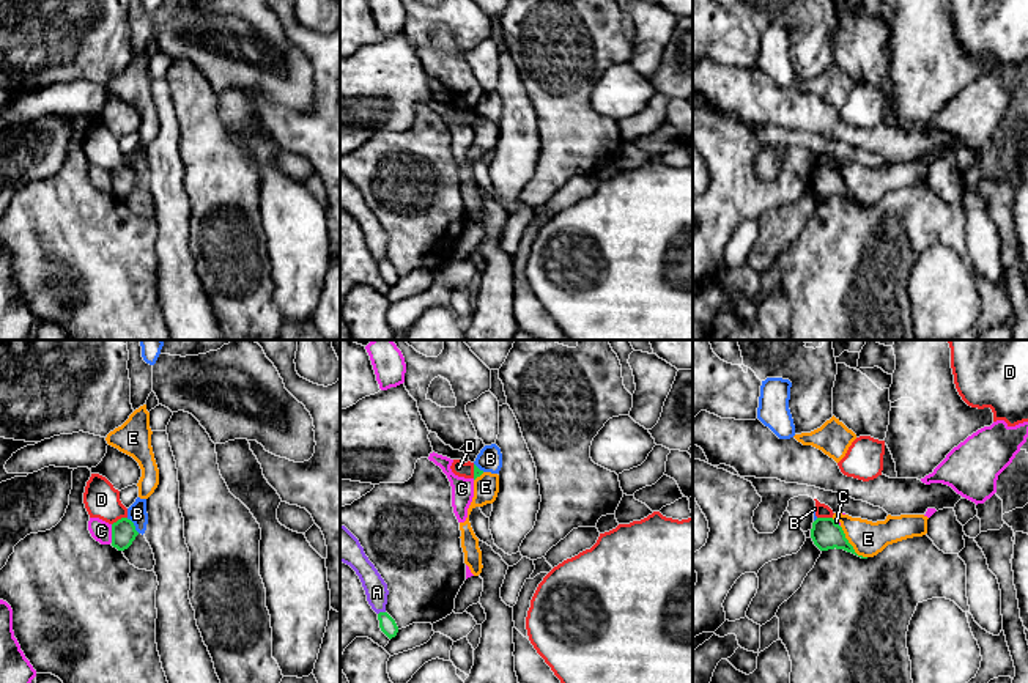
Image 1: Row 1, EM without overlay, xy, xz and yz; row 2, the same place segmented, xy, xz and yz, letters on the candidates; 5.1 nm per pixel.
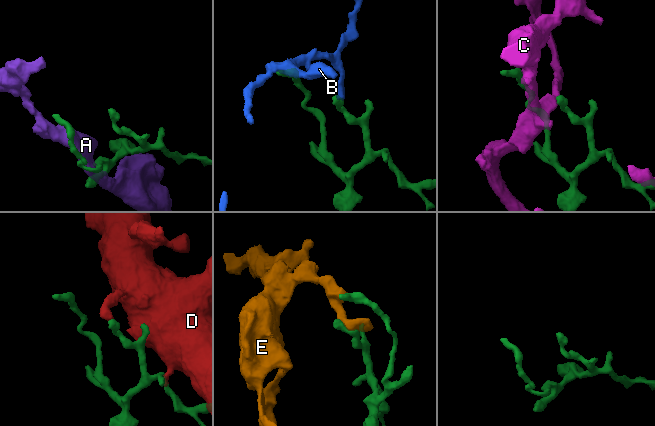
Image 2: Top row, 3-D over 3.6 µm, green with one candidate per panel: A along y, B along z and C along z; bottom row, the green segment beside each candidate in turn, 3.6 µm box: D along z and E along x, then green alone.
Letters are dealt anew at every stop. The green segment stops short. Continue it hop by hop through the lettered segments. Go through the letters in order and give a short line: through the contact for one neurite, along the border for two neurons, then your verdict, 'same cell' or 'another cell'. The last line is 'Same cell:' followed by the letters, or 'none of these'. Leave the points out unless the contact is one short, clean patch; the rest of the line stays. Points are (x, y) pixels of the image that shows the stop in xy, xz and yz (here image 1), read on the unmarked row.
A: another cell
B: line xy (126, 166), (139, 180); another cell
C: line xy (110, 172), (112, 189); another cell
D: another cell
E: line yz (839, 173), (852, 195), (866, 205); another cell
Same cell: none of these

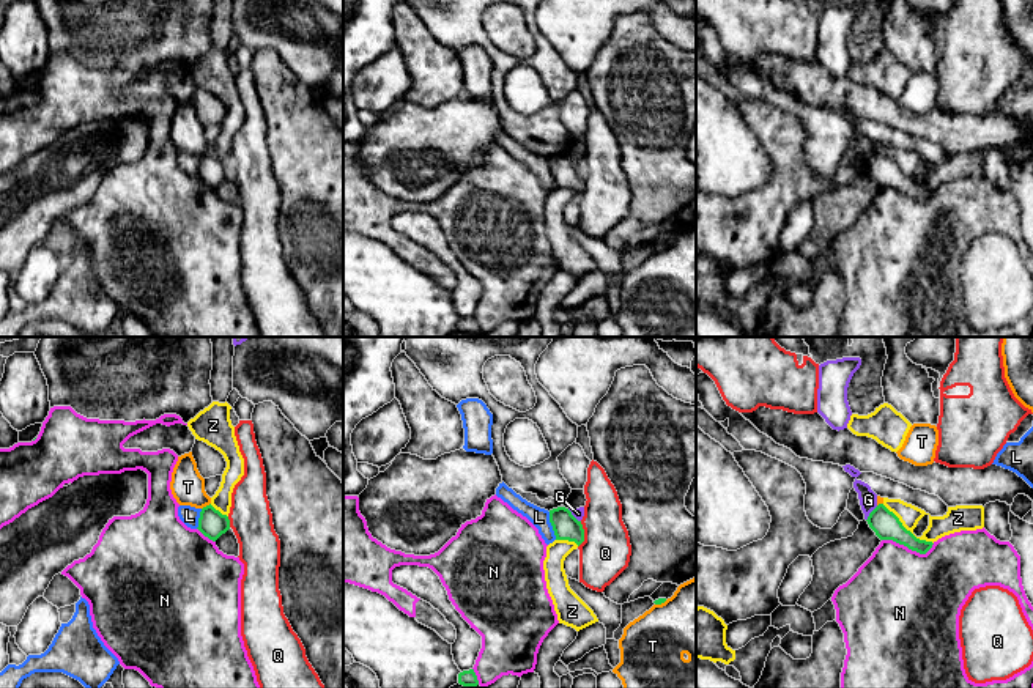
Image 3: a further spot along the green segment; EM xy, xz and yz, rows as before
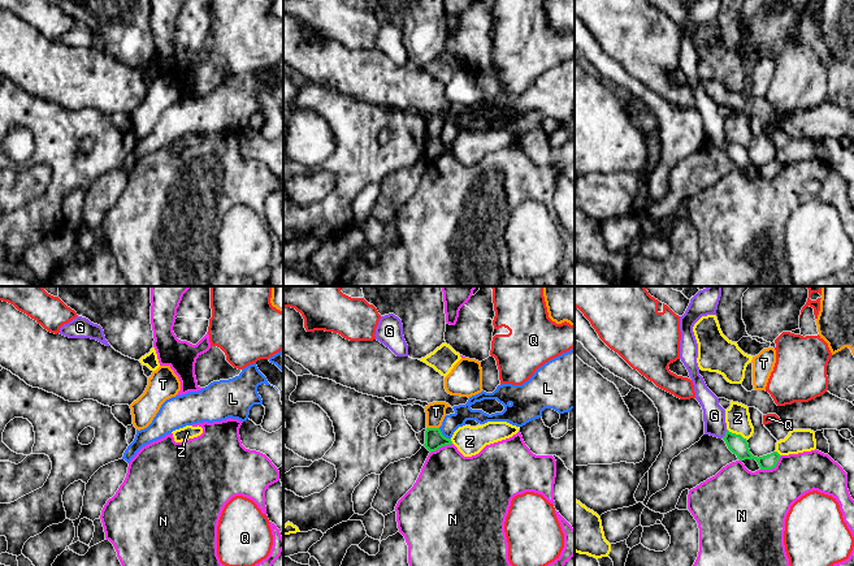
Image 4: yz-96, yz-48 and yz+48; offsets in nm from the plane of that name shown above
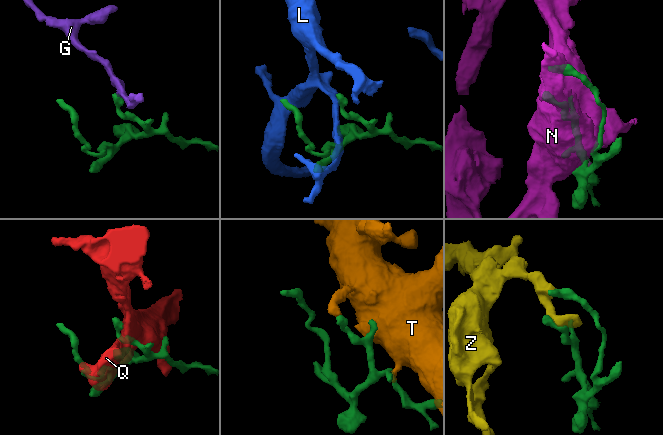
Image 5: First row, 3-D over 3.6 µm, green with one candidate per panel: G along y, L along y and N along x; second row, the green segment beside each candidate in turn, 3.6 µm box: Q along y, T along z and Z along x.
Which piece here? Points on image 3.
G: line yz (877, 153), (866, 167); another cell
L: line xz (548, 159), (548, 169), (556, 186); another cell
N: another cell
Q: another cell
T: another cell
Z: line yz (882, 151), (917, 184), (933, 191); another cell
Same cell: none of these

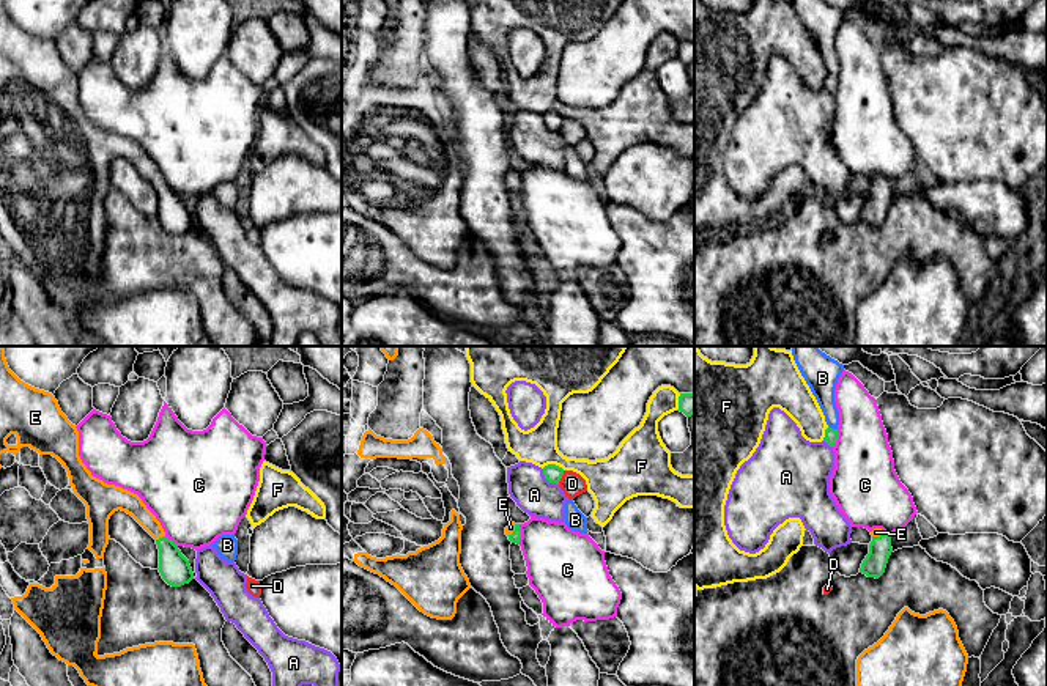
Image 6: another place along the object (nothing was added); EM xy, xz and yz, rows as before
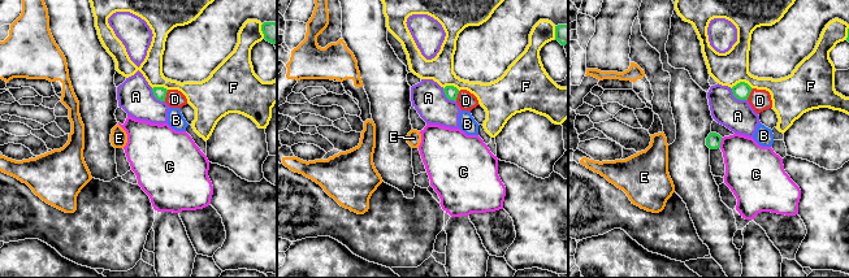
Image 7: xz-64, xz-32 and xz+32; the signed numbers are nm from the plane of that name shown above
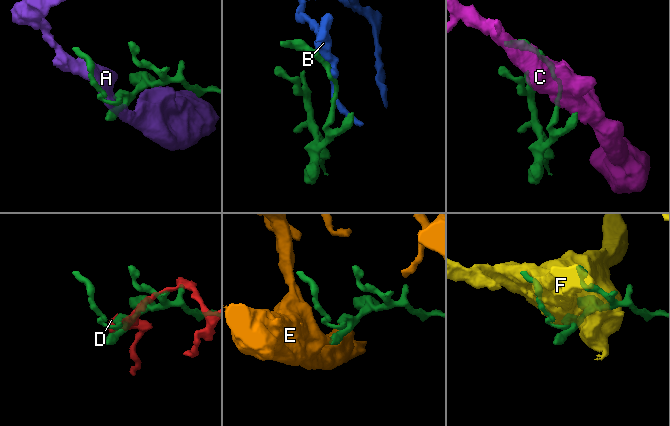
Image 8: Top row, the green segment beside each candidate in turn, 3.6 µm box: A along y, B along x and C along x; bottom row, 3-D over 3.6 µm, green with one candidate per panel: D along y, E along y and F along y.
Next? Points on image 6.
A: another cell
B: another cell
C: another cell
D: another cell
E: line xy (173, 214), (169, 199), (159, 186), (153, 173), (129, 150); same cell
F: another cell
Same cell: E

